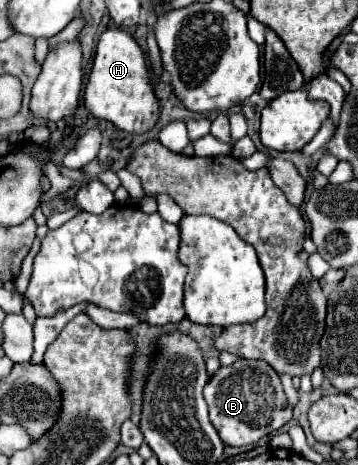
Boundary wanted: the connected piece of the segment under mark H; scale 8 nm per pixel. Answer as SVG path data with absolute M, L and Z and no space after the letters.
M106 29L100 35L94 65L84 89L84 107L96 119L110 121L126 133L144 135L154 129L158 121L158 99L150 85L150 73L146 69L142 49L124 29Z

